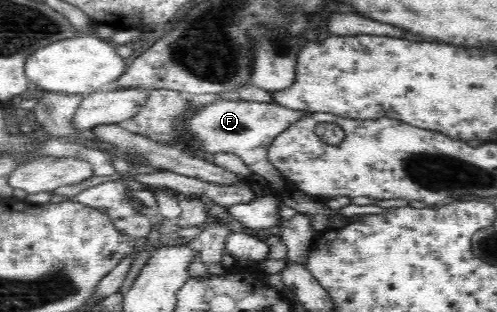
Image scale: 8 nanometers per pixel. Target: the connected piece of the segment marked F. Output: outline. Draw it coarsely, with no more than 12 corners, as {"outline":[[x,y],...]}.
{"outline":[[217,95],[183,120],[192,143],[233,152],[271,189],[277,135],[310,112]]}

